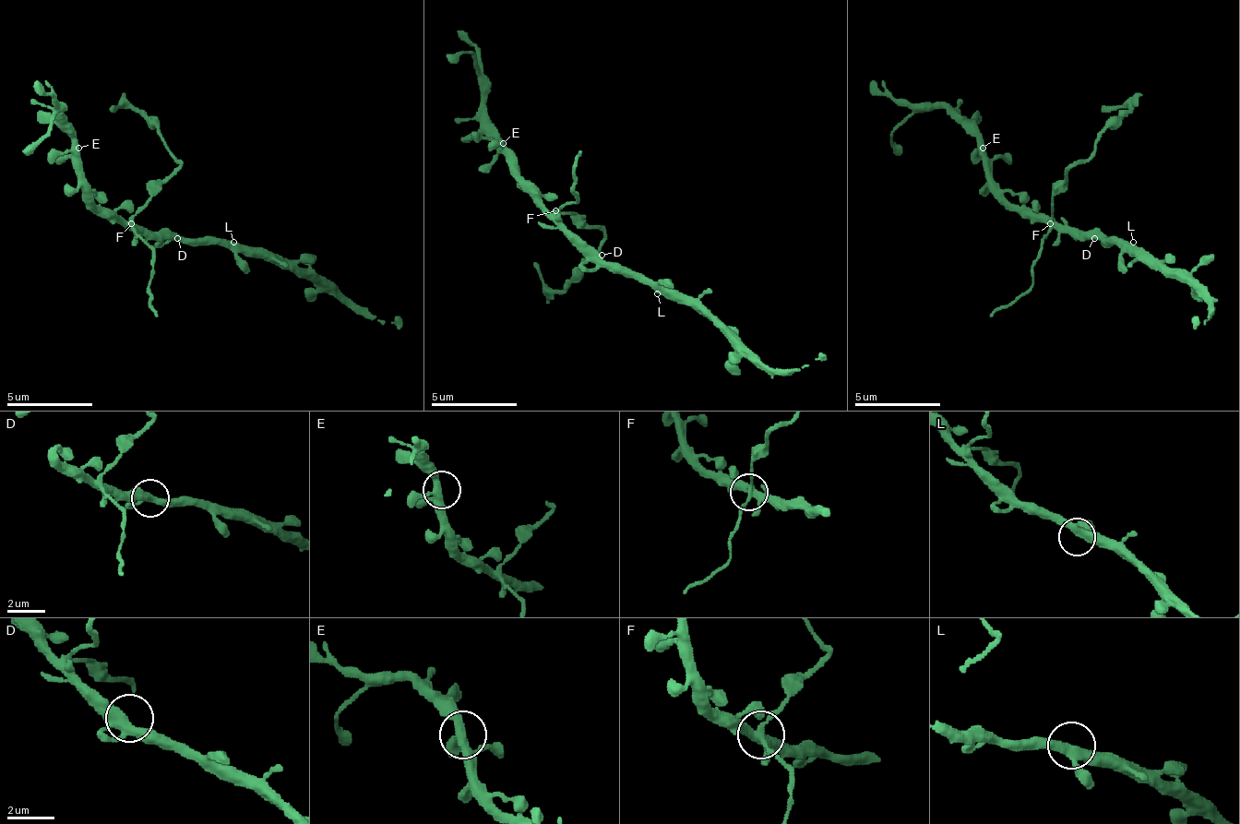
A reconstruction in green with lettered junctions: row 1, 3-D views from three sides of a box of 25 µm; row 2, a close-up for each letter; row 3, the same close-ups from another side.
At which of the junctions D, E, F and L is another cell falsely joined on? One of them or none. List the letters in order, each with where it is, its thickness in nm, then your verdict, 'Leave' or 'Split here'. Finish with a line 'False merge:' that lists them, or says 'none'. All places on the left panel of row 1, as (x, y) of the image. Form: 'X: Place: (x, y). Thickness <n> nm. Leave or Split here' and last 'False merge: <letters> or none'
D: Place: (177, 238). Thickness 400 nm. Leave
E: Place: (78, 148). Thickness 320 nm. Leave
F: Place: (131, 223). Thickness 320 nm. Split here
L: Place: (233, 242). Thickness 360 nm. Leave
False merge: F

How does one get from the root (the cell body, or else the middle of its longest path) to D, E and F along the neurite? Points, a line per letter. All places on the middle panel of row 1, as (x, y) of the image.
D: (580, 242), (592, 246), (602, 255)
E: (580, 242), (519, 177), (516, 164), (503, 152), (503, 143)
F: (580, 242), (580, 238), (554, 212)

